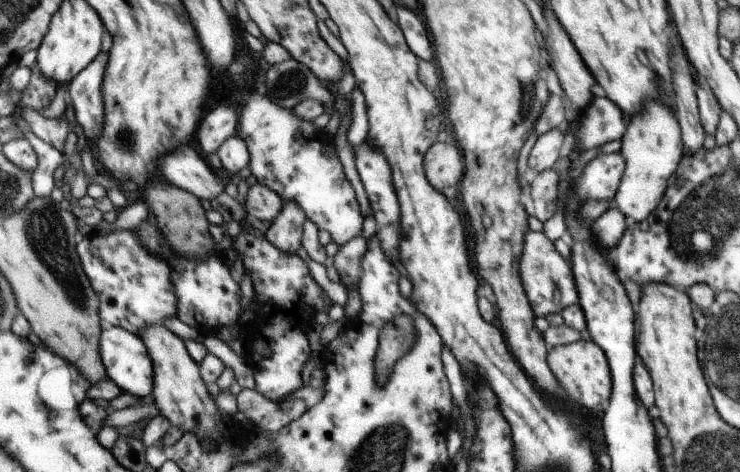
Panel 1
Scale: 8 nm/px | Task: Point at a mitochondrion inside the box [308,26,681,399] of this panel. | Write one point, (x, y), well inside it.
(527, 102)

